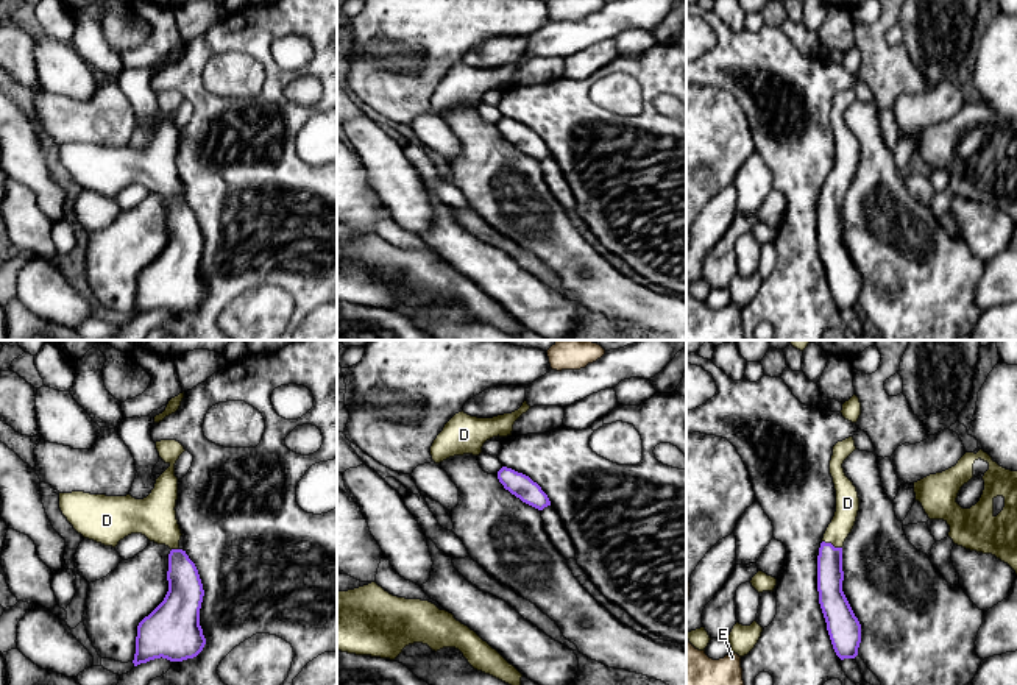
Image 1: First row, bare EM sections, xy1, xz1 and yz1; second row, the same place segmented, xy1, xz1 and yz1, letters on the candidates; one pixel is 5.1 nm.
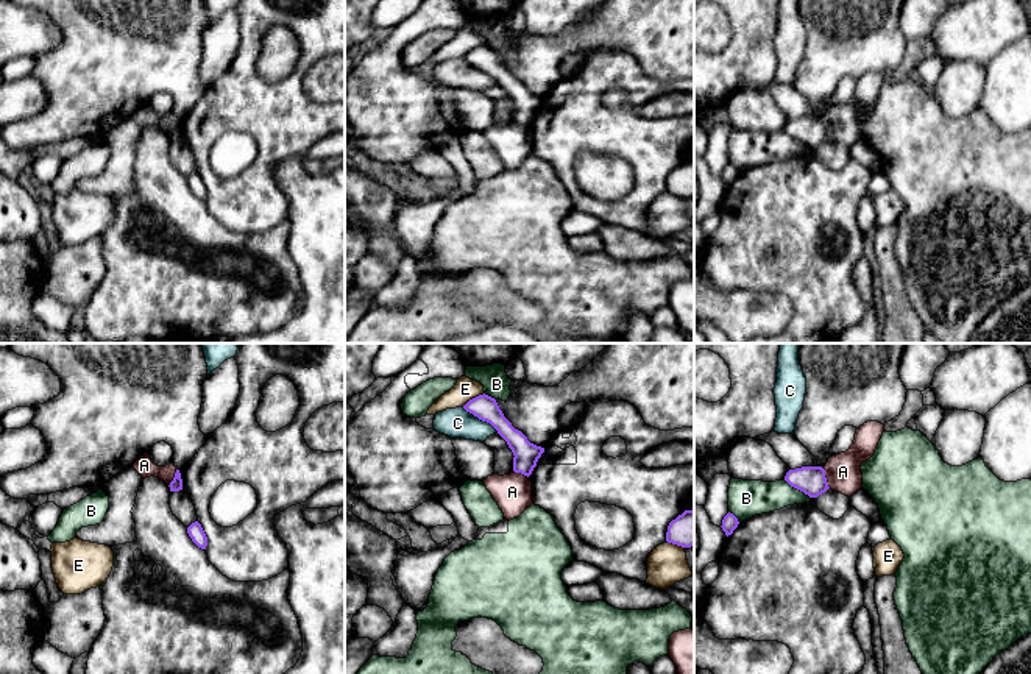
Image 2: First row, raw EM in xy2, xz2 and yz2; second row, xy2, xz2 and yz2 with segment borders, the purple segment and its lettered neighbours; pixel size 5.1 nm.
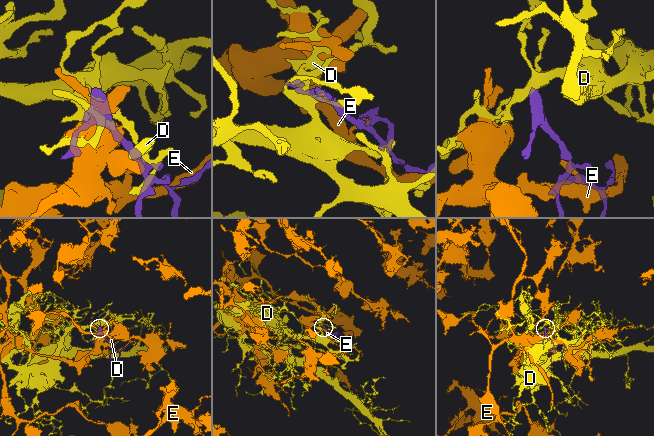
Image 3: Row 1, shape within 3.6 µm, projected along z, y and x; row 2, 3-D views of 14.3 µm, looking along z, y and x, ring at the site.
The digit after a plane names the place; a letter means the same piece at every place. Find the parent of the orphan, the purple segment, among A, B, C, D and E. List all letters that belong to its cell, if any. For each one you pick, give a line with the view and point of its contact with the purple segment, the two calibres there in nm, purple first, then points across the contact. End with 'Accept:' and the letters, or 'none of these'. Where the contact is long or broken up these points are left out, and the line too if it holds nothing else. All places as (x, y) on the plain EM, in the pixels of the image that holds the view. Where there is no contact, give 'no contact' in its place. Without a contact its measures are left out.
D: contact yz1 (832, 195); calibres 140 and 130 nm; way yz1 (830, 225), (832, 195), (844, 170), (847, 153)
Accept: D

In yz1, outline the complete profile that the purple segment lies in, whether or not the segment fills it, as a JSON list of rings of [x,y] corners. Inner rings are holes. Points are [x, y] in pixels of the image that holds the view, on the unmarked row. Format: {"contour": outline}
{"contour": [[[853,87],[833,97],[830,125],[836,140],[836,162],[824,184],[817,206],[819,254],[833,300],[841,311],[855,309],[861,293],[861,275],[842,242],[842,197],[859,161],[856,137],[845,126],[842,114],[855,100]]]}

